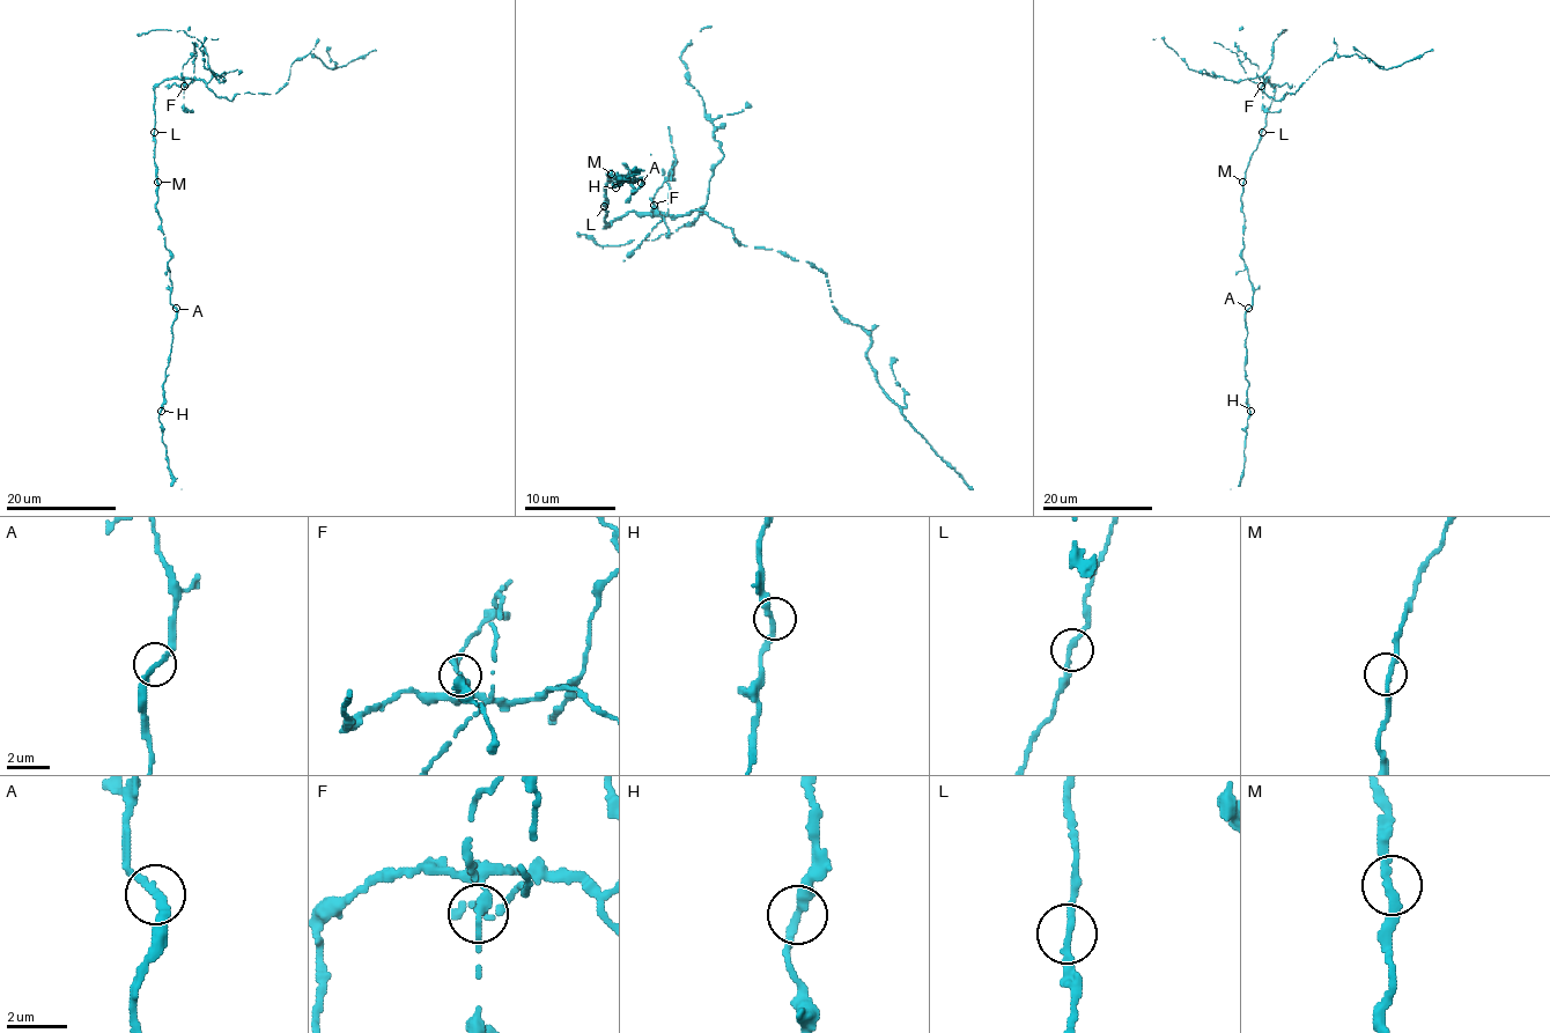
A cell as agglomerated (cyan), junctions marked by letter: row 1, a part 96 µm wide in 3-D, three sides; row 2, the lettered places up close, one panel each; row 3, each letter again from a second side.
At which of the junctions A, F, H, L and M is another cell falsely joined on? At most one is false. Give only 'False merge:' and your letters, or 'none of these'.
False merge: F

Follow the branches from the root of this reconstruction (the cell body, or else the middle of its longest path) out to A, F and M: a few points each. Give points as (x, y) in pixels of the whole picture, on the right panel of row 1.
A: (1260, 130), (1260, 141), (1247, 168), (1241, 197), (1242, 260), (1253, 292), (1253, 304), (1248, 308)
F: (1260, 130), (1266, 125), (1264, 118), (1274, 96), (1274, 89), (1266, 79), (1260, 86)
M: (1260, 130), (1260, 141), (1242, 182)

